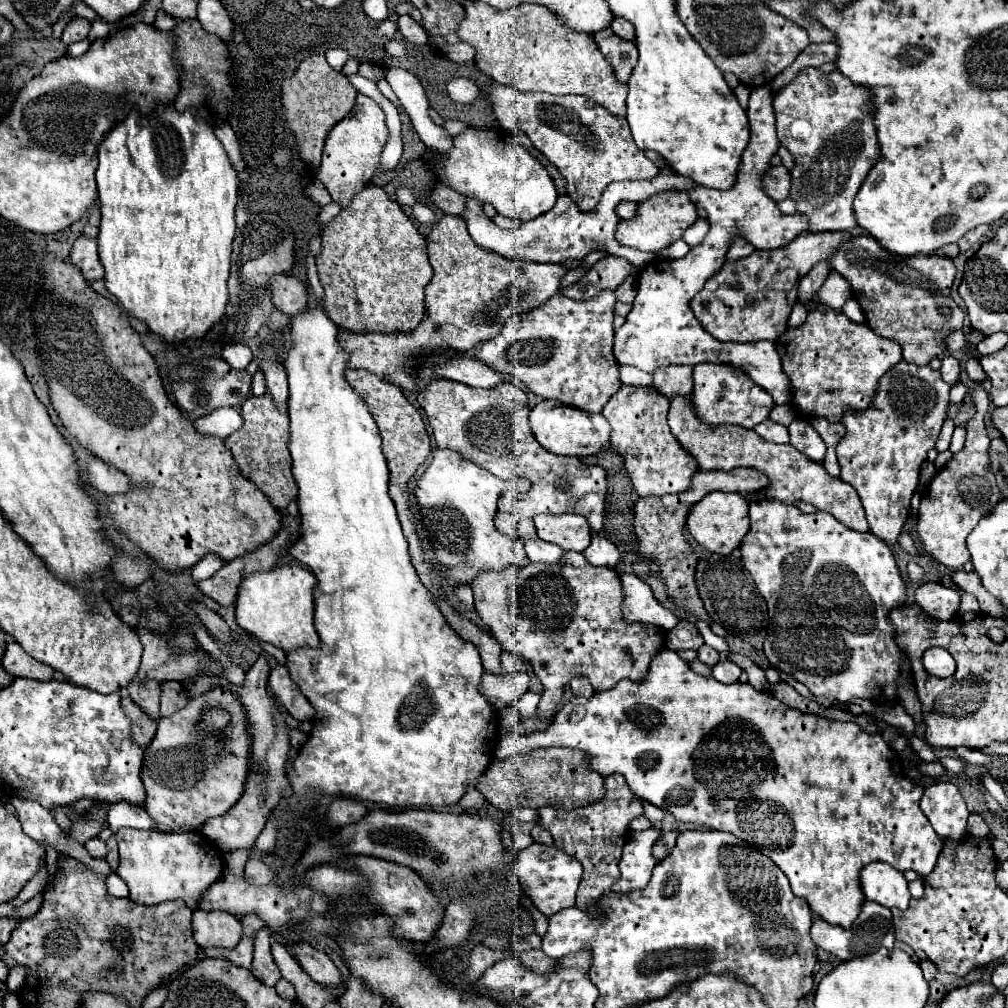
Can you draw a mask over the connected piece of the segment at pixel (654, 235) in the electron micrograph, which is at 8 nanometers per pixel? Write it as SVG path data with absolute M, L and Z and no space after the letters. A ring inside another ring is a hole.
M668 189L662 193L656 193L648 197L646 201L638 203L634 219L620 221L616 229L616 241L624 247L632 247L638 251L648 251L648 253L660 253L664 247L670 243L678 241L684 231L698 219L696 205L690 201L688 193L678 191L678 189Z

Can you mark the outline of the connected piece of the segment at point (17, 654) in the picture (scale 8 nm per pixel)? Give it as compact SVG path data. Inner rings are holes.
M10 643L6 647L6 653L2 657L2 667L12 677L28 677L28 679L38 679L38 681L48 681L54 675L54 669L50 665L40 663L34 657L30 657L18 643Z

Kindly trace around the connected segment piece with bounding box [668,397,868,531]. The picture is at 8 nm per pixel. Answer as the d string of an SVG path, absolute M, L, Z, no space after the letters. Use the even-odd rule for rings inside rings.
M676 397L676 401L672 401L672 409L668 413L668 425L674 437L678 439L678 443L698 461L700 471L714 471L714 469L732 471L736 467L758 469L770 481L770 485L766 487L770 499L778 499L784 503L806 501L812 503L818 511L826 511L834 515L838 521L842 521L846 527L854 531L868 531L866 513L858 499L856 489L844 483L842 479L832 477L822 463L808 459L790 443L778 445L764 441L756 431L738 425L716 425L716 429L712 429L710 425L704 425L696 417L696 413L692 413L692 405L688 397Z

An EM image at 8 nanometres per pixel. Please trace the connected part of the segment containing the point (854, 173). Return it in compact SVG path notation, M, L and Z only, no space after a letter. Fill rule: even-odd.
M808 67L774 95L774 111L778 139L794 157L794 167L790 171L790 199L796 203L796 211L808 219L808 231L824 233L858 227L852 213L852 197L858 193L868 169L872 169L872 165L880 159L880 147L874 131L876 127L872 121L872 95L868 89L852 85L852 81L848 81L842 73L820 73L818 69Z

